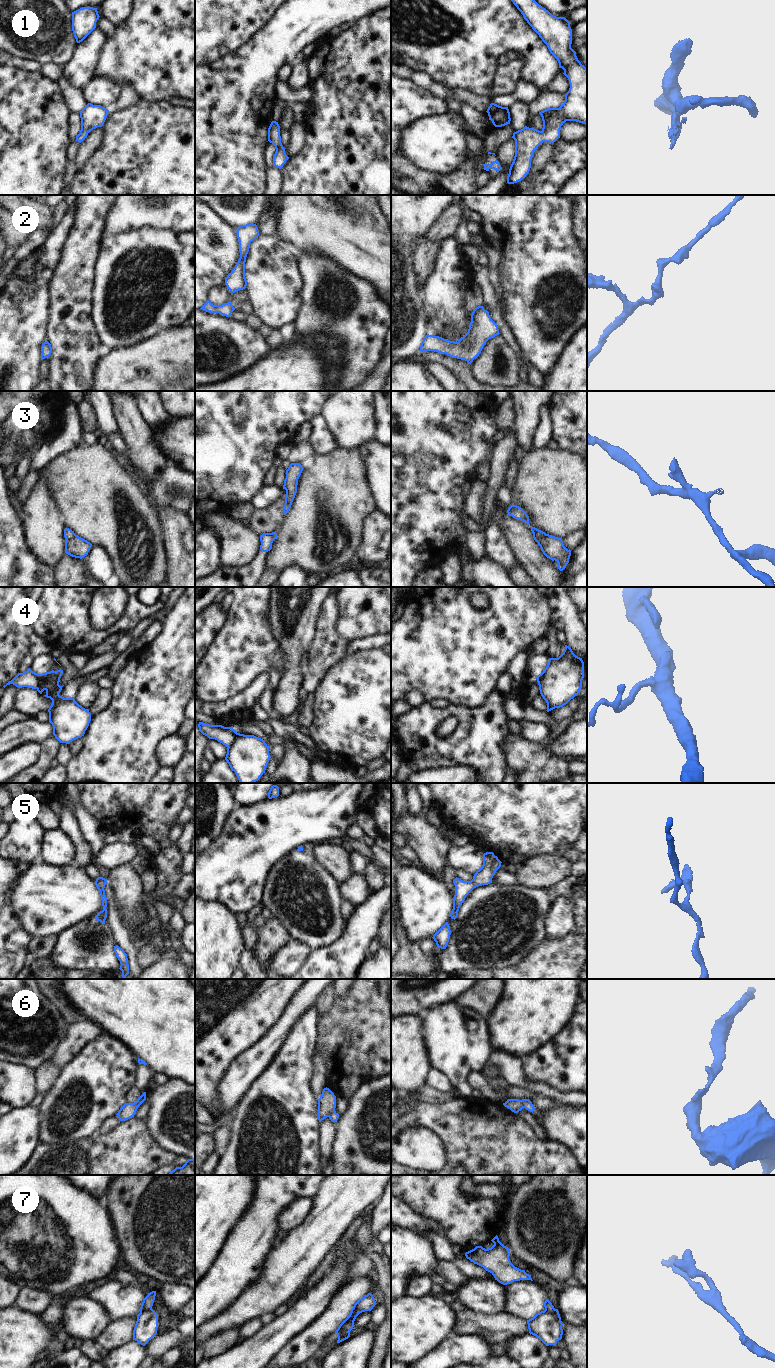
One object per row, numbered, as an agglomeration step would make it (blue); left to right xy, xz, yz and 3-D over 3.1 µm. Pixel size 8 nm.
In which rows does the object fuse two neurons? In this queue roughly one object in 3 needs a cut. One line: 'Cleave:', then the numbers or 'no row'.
Cleave: 3, 4, 6, 7

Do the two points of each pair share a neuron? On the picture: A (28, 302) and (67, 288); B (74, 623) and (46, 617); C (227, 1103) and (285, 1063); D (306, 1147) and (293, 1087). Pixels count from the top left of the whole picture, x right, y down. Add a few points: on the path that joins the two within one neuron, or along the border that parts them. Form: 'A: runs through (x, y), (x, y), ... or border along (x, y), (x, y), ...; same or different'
A: border along (56, 271), (50, 283), (51, 318); different
B: runs through (67, 623), (60, 617), (53, 617); same
C: border along (260, 1073), (252, 1081), (232, 1111); different
D: runs through (298, 1132), (293, 1116), (293, 1102); same

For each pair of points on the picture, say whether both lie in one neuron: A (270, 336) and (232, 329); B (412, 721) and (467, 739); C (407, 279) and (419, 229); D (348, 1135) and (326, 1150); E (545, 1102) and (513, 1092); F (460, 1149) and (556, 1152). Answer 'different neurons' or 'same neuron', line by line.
A: different neurons
B: same neuron
C: same neuron
D: different neurons
E: same neuron
F: same neuron

